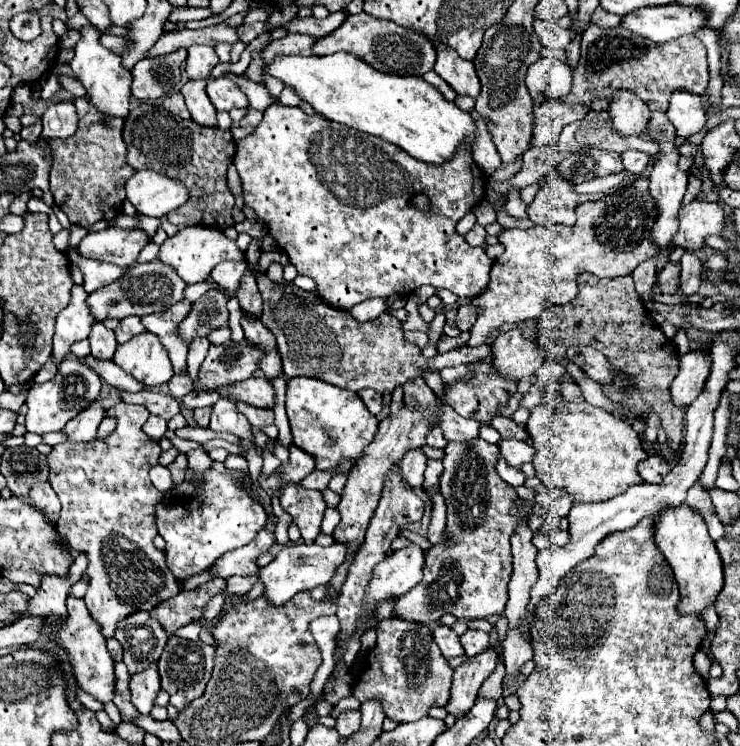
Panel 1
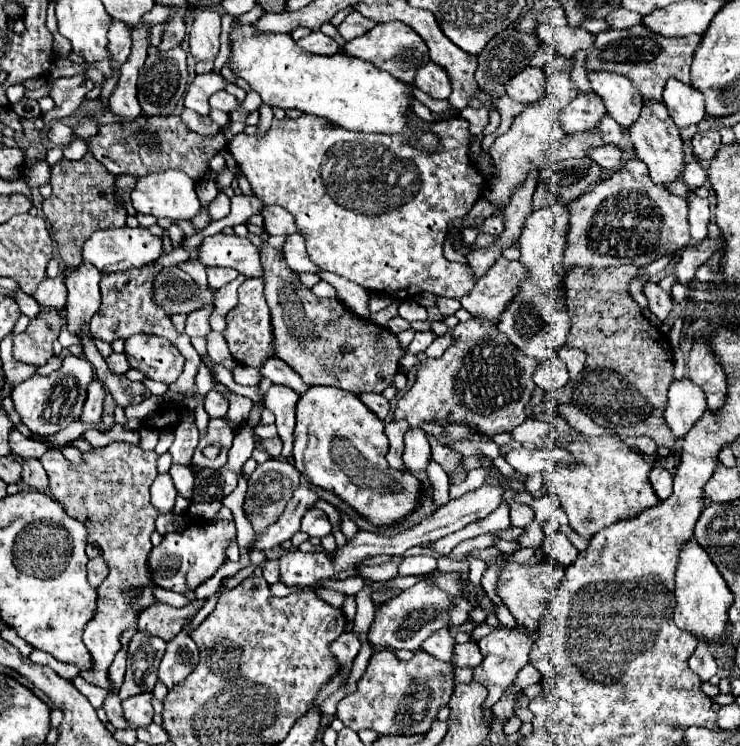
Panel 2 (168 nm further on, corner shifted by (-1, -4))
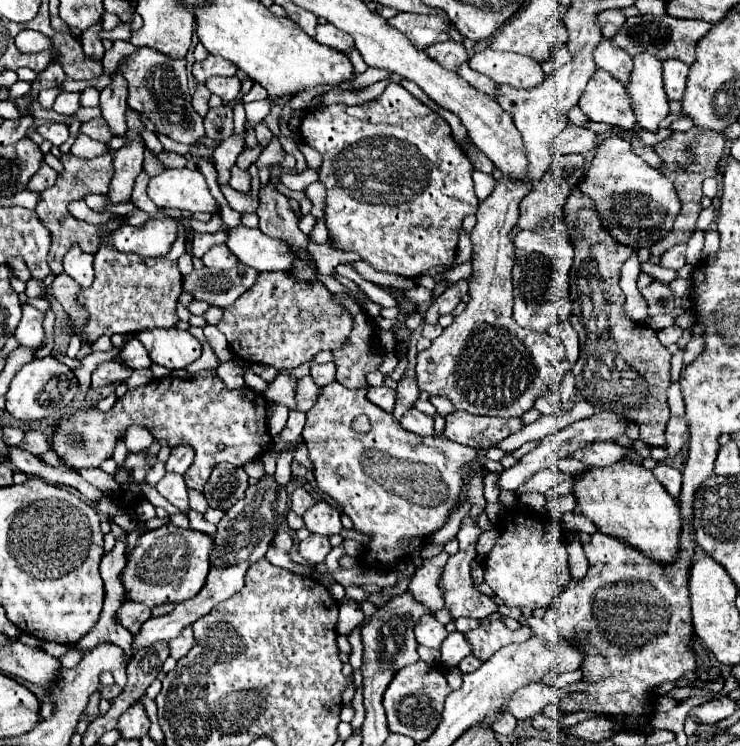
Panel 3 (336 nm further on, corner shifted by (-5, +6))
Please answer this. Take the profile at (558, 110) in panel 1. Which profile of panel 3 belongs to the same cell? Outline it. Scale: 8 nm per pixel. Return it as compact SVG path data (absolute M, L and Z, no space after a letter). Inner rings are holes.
M596 69L580 95L578 105L592 121L602 121L622 129L634 129L638 125L626 85L602 69Z

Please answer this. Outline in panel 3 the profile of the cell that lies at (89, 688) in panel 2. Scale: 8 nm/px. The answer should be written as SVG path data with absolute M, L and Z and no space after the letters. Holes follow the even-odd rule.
M70 645L68 651L58 657L58 661L62 663L62 667L76 667L76 665L80 663L80 659L84 657L84 651L78 651L78 649L74 649L74 647L76 647L76 645Z

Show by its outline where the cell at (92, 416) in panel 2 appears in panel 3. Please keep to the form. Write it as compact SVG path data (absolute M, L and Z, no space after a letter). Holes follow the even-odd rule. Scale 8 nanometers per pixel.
M120 361L100 363L92 373L92 387L104 387L110 383L122 383L132 375L132 369Z

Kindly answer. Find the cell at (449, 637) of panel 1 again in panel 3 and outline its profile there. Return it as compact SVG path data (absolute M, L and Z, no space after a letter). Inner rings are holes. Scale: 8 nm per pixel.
M430 613L422 615L420 621L418 621L418 625L414 627L414 637L416 637L416 641L418 641L420 645L426 645L426 647L438 649L438 647L442 645L442 641L446 639L446 635L448 635L448 633L446 633L444 625L438 623L436 617L430 615Z

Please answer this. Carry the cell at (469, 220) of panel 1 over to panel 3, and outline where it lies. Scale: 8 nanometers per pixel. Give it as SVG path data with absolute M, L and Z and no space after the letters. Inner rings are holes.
M462 279L454 285L450 285L440 297L436 297L430 305L430 309L426 311L426 323L438 323L438 315L446 315L452 313L452 309L460 303L460 295L468 293L468 279Z

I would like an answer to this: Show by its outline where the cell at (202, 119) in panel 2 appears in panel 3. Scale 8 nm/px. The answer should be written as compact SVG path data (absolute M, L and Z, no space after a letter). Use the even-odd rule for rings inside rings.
M222 105L216 109L210 109L204 119L206 135L216 141L224 141L234 133L234 119L232 119L232 107Z

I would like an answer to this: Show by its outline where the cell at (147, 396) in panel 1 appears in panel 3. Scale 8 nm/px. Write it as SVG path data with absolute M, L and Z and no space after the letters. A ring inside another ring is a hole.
M66 273L56 275L50 285L52 297L56 297L60 301L60 305L64 307L64 311L68 311L70 317L74 317L74 325L82 325L82 321L86 321L86 313L82 313L82 309L78 309L78 305L74 305L78 289L80 289L80 285Z

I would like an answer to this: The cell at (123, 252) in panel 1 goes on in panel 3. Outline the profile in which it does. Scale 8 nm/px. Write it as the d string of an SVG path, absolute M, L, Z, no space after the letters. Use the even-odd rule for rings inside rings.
M150 219L140 227L122 225L110 235L114 247L124 253L138 253L142 257L164 257L178 237L176 219Z

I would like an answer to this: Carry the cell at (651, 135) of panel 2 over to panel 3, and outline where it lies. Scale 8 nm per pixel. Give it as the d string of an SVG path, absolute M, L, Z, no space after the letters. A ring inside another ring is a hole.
M638 53L632 57L634 67L628 81L634 113L638 125L650 131L658 129L658 123L668 115L668 97L662 85L662 63L650 53Z

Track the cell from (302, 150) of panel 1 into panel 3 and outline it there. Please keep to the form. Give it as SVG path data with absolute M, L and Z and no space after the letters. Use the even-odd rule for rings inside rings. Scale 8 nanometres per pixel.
M390 83L384 93L380 97L376 97L374 101L370 101L368 105L344 105L344 103L334 103L328 105L324 109L316 109L308 111L300 123L300 135L304 139L304 143L308 143L310 147L318 149L324 157L322 169L320 173L320 181L326 185L328 195L326 195L326 225L328 231L332 233L334 241L332 247L334 249L342 249L342 251L354 251L360 253L362 259L366 263L370 263L372 267L376 267L378 271L388 271L388 273L398 273L404 277L416 277L420 273L424 273L426 269L432 267L444 267L450 265L454 261L454 249L458 247L458 231L462 227L462 221L466 215L472 215L478 211L478 197L474 193L474 183L472 183L472 163L466 157L464 149L454 141L450 125L436 113L432 111L428 105L424 105L422 101L418 101L412 93L408 93L400 83Z

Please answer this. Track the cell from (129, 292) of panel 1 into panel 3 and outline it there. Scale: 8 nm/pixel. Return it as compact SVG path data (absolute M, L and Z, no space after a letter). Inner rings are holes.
M236 263L228 271L204 267L184 277L184 289L194 293L194 299L202 299L216 307L228 307L256 283L256 277L258 271L242 263Z

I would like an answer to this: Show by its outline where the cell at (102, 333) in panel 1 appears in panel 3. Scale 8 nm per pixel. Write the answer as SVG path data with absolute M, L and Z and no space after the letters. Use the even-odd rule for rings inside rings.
M136 337L126 343L126 347L120 353L120 359L126 361L126 365L130 365L132 369L152 367L152 359L148 357L148 351L144 349L144 345Z

